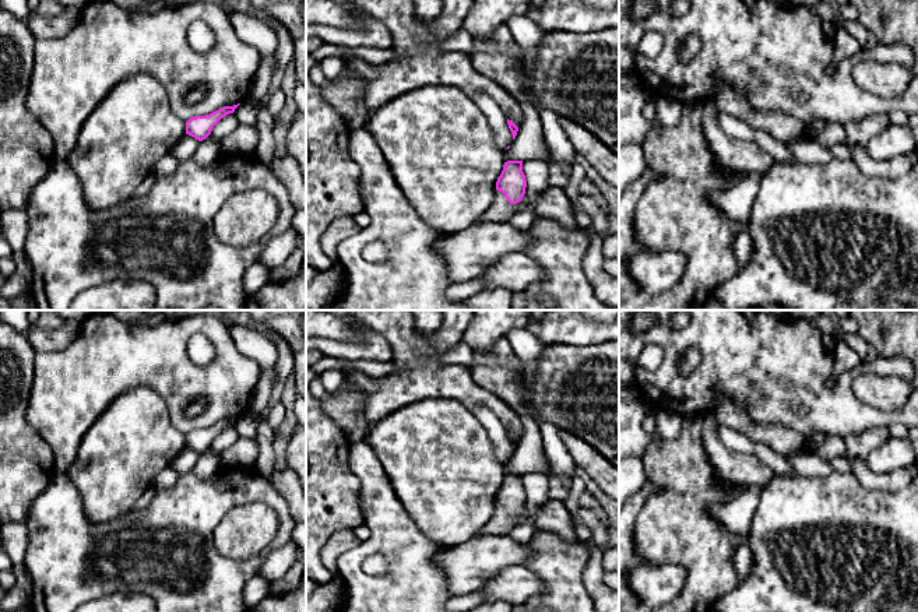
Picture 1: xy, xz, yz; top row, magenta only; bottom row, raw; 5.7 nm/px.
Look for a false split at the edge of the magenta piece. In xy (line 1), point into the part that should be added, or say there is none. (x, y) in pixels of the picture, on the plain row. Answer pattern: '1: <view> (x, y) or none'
1: none

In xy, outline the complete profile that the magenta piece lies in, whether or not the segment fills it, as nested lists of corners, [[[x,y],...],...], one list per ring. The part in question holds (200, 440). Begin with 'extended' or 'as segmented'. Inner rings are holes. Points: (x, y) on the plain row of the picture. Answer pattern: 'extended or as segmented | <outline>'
as segmented | [[[240,416],[224,419],[210,428],[189,432],[186,435],[186,447],[194,450],[198,454],[205,453],[211,447],[214,439],[226,428],[233,426],[239,418]]]

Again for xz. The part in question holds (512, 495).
extended | [[[507,474],[496,495],[495,513],[482,525],[474,538],[486,535],[507,535],[513,528],[513,517],[521,514],[525,507],[527,493],[523,485],[523,474]]]

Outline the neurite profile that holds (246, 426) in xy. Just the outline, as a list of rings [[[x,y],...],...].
[[[247,411],[235,422],[233,428],[239,437],[254,439],[258,428],[258,418]]]

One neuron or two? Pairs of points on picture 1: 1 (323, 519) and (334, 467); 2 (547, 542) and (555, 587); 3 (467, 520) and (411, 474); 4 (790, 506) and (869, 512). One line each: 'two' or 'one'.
1: one
2: one
3: one
4: one

